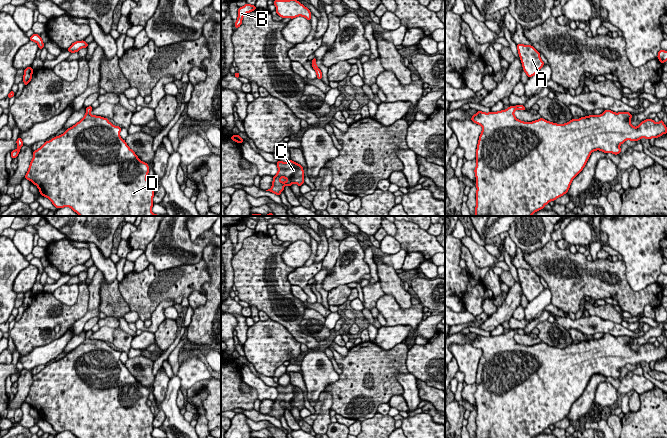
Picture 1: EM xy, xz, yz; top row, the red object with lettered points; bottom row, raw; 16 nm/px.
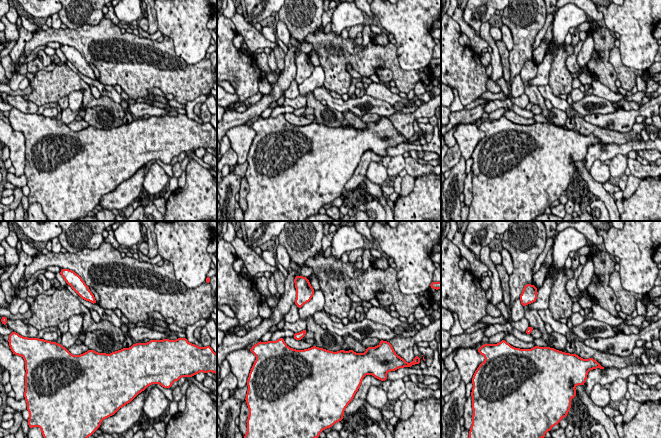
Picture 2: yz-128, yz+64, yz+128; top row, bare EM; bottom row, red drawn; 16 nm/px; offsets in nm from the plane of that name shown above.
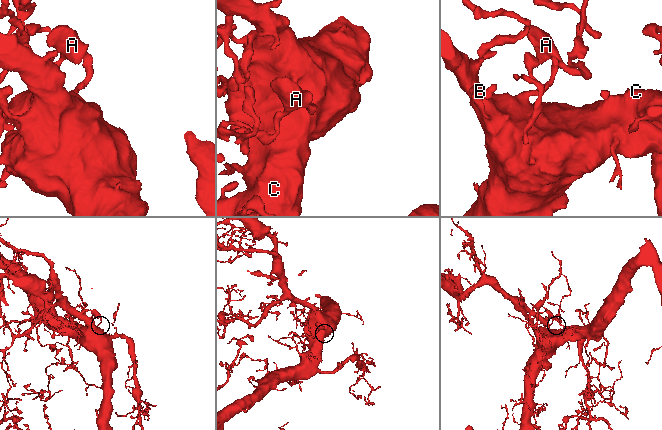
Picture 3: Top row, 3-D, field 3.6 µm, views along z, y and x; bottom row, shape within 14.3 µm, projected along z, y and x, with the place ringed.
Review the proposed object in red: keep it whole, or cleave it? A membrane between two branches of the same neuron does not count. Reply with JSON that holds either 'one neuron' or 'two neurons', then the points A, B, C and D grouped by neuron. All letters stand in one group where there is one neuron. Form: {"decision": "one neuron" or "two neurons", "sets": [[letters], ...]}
{"decision": "one neuron", "sets": [["A", "B", "C", "D"]]}

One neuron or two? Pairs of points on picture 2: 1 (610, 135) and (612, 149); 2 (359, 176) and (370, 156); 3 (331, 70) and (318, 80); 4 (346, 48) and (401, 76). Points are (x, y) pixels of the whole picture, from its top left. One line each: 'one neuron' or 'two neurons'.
1: two neurons
2: one neuron
3: two neurons
4: one neuron

